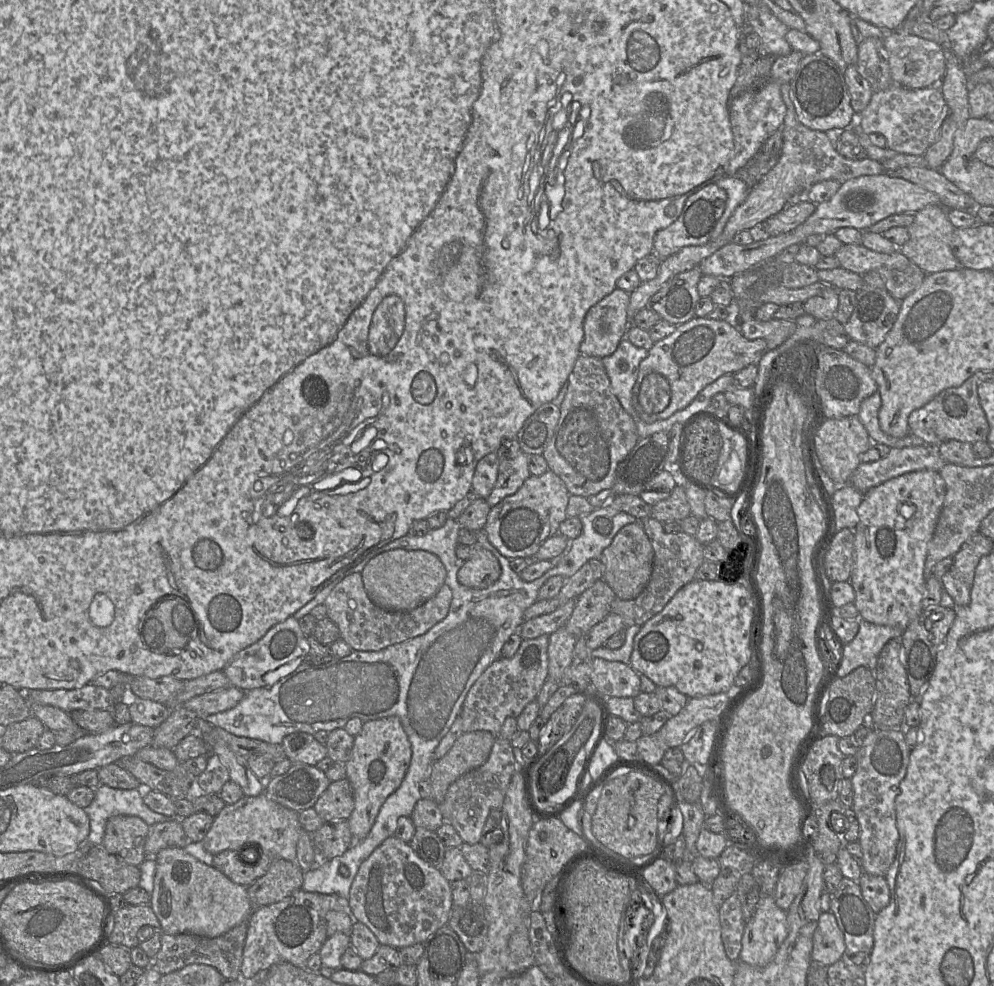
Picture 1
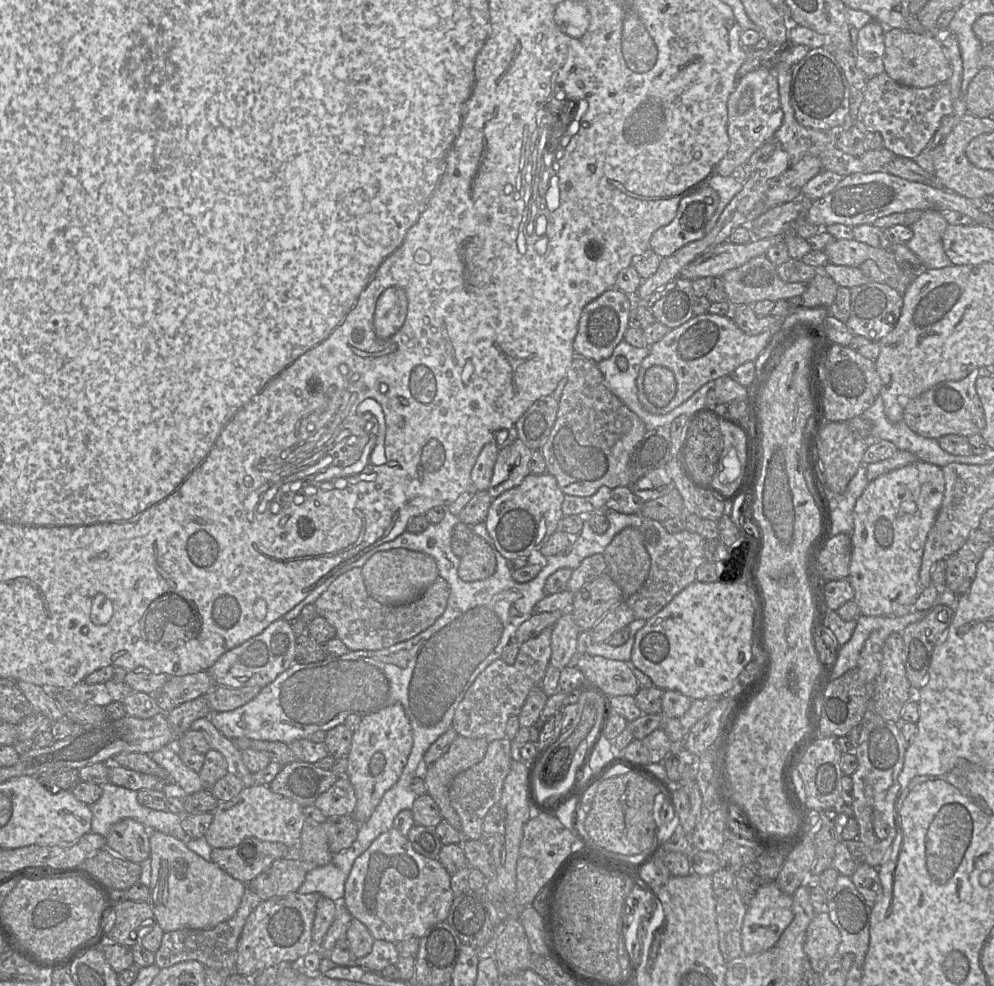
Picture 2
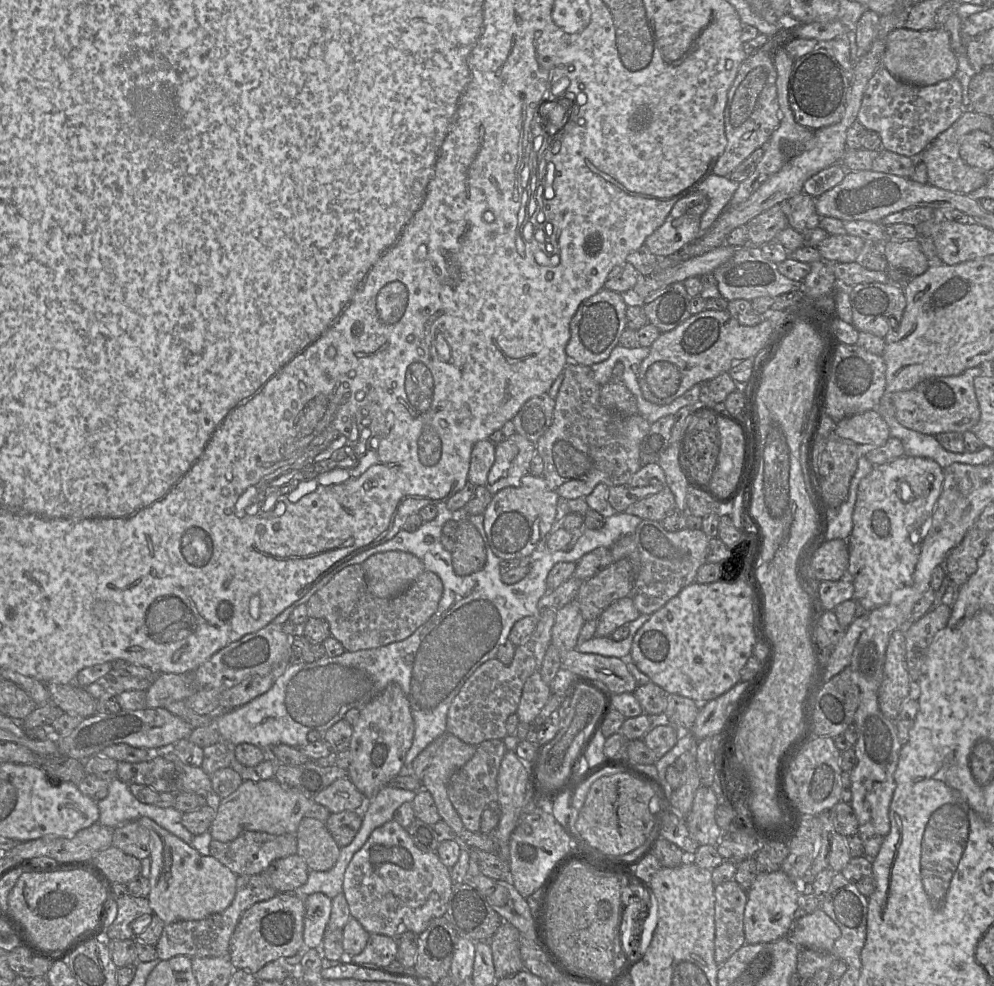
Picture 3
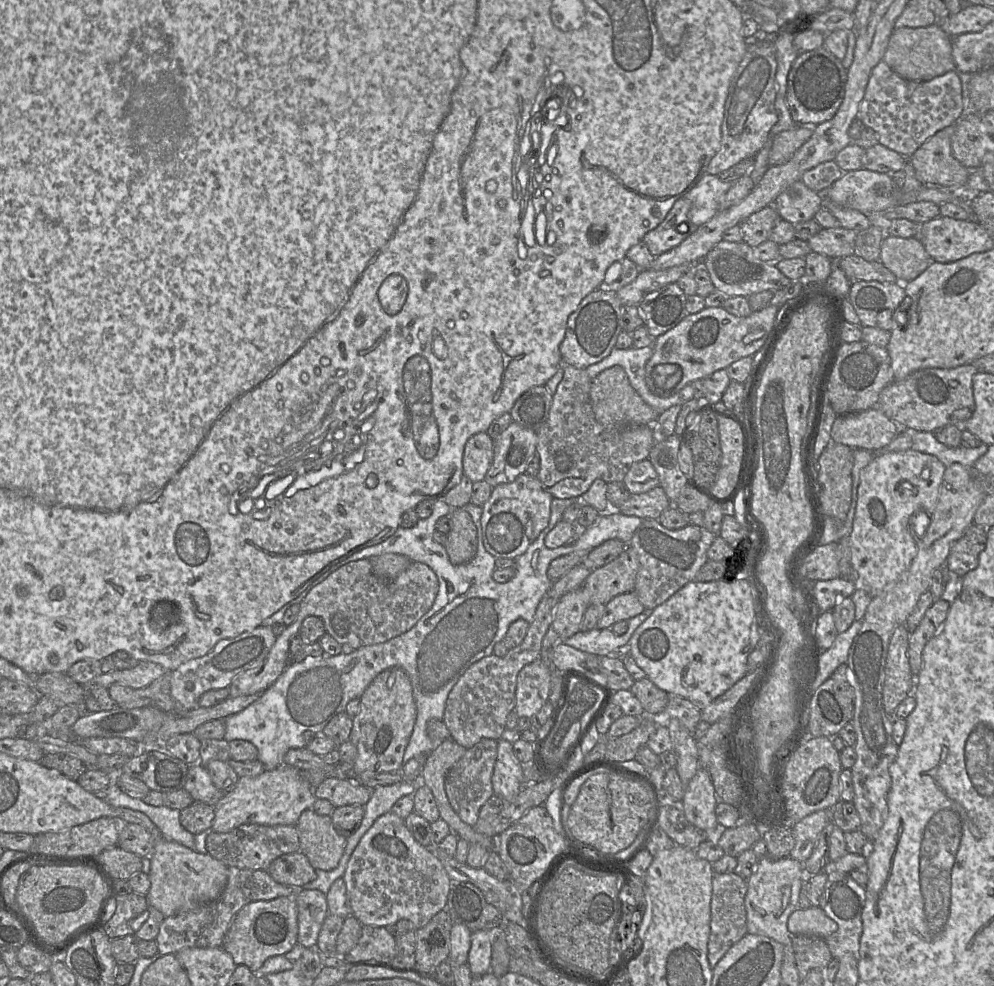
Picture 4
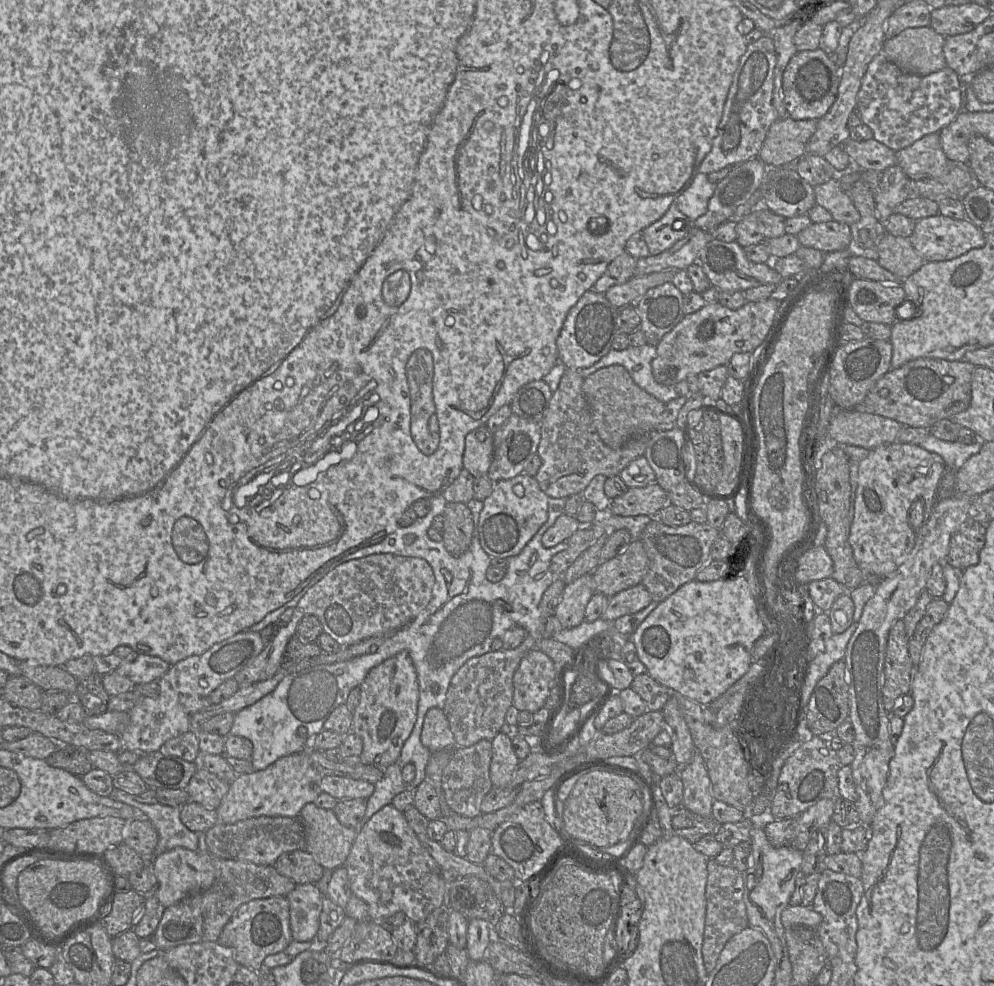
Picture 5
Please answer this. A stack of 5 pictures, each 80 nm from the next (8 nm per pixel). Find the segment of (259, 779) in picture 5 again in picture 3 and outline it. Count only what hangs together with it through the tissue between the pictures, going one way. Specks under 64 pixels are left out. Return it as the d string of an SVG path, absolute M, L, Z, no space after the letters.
M275 778L257 782L244 780L230 796L215 800L216 817L209 832L212 839L220 842L230 842L245 831L296 834L300 821L313 803L314 800L295 789L284 787Z

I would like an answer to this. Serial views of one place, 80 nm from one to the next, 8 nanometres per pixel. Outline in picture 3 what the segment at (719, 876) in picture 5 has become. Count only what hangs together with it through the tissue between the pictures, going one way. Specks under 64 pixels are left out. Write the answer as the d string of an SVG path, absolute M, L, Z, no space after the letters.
M735 881L715 886L715 961L722 965L745 943L747 892Z

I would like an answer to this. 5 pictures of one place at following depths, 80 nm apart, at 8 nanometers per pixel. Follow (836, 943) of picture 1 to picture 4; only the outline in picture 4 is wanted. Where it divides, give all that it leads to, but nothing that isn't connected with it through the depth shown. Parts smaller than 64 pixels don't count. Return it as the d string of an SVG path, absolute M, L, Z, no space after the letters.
M817 906L797 909L788 918L787 928L791 935L809 934L826 938L837 931L837 923Z

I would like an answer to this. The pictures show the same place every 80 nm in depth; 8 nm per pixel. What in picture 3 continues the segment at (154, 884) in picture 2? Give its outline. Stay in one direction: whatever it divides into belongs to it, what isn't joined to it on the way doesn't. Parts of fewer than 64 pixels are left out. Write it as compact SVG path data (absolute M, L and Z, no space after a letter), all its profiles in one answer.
M140 817L137 823L143 826L151 837L151 872L149 905L165 924L183 920L201 920L224 911L232 903L236 894L237 875L212 856L203 856L180 838L171 834L152 819Z

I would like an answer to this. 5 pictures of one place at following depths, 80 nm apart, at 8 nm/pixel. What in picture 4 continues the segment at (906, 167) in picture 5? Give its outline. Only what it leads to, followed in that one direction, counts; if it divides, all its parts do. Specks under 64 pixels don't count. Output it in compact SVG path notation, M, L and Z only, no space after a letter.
M955 123L927 139L908 159L917 179L931 187L962 187L970 170L954 158L951 137Z

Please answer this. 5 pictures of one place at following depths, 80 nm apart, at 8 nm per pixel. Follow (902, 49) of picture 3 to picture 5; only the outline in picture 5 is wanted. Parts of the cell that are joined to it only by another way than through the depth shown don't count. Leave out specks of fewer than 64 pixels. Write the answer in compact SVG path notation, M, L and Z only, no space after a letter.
M930 26L907 28L886 40L883 52L900 70L927 76L947 67L943 52L944 39Z

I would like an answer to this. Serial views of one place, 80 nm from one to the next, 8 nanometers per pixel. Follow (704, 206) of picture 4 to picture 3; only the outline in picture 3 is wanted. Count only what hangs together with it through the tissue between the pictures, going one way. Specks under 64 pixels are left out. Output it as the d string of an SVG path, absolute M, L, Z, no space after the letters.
M715 174L709 175L698 188L698 191L709 199L709 206L701 217L701 235L711 228L721 213L727 208L739 183L731 181L728 177Z

